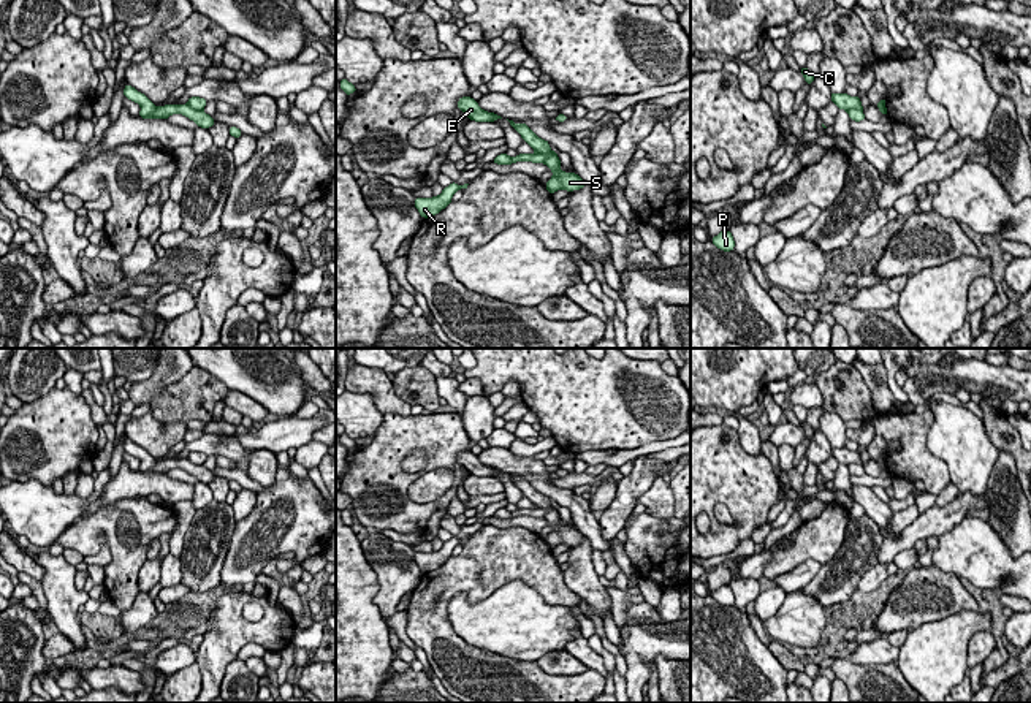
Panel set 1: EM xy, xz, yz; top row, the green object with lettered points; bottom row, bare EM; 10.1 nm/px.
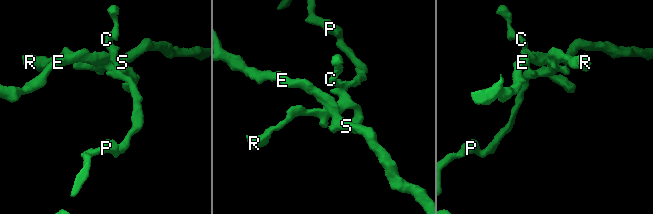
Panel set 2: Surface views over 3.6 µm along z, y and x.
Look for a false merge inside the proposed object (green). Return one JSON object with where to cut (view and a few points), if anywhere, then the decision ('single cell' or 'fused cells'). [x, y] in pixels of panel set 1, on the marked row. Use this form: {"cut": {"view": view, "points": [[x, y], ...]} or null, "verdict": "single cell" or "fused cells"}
{"cut": {"view": "xz", "points": [[537, 152], [547, 157], [547, 163]]}, "verdict": "fused cells"}

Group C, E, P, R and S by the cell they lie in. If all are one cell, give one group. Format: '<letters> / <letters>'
C P R / E S

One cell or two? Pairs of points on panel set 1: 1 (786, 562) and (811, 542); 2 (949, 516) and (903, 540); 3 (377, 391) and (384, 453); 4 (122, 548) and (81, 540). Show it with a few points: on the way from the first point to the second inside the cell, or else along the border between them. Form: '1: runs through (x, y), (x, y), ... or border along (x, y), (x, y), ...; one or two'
1: runs through (792, 556), (805, 543); one
2: runs through (938, 520), (914, 532); one
3: border along (384, 412), (410, 415); two
4: runs through (113, 537), (105, 529), (92, 529); one

